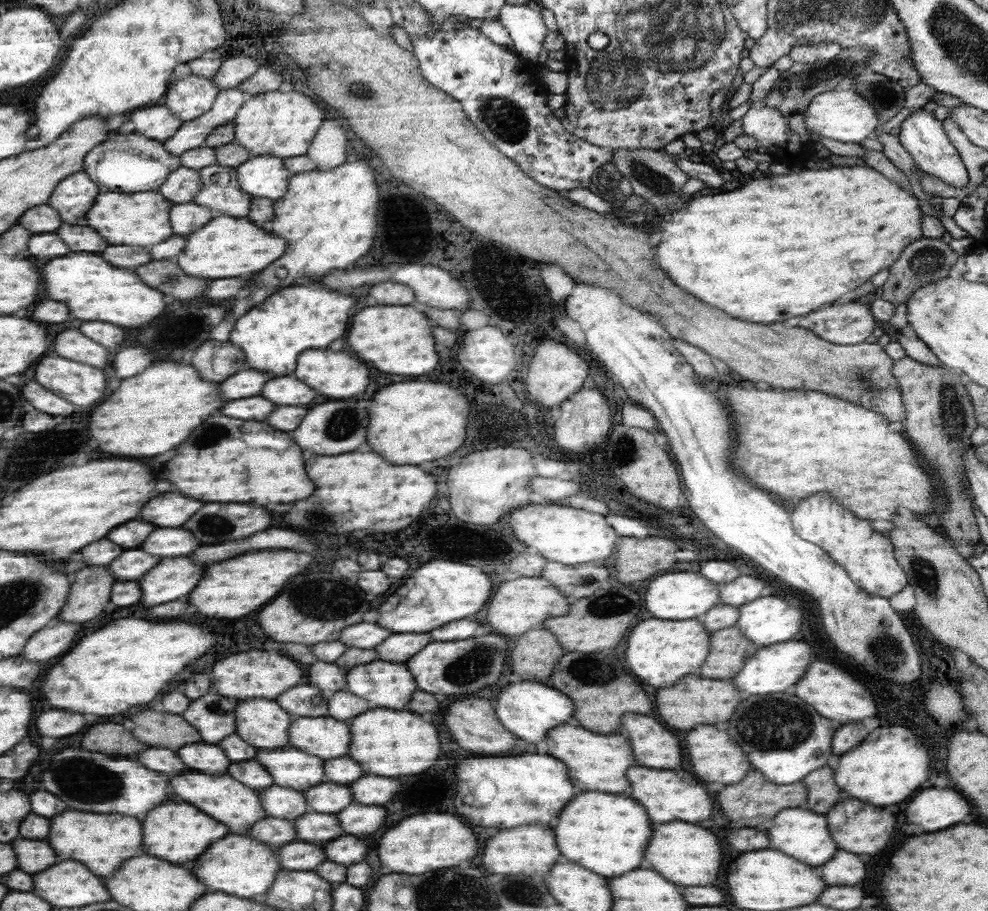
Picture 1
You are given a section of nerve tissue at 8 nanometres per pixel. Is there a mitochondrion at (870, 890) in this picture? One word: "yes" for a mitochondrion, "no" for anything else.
no

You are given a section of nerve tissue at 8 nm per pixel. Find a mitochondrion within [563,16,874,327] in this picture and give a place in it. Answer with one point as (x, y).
(792, 83)

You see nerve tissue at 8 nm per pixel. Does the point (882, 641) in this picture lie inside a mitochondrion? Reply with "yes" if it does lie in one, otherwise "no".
yes

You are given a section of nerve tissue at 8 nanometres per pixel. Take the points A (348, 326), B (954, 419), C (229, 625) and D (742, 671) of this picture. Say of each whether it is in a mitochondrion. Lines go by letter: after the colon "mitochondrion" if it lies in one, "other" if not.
A: other
B: mitochondrion
C: other
D: other

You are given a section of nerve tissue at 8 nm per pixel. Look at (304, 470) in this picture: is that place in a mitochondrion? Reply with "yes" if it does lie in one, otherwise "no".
no

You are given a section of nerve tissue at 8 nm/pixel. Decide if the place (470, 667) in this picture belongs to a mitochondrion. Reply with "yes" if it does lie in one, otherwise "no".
yes

